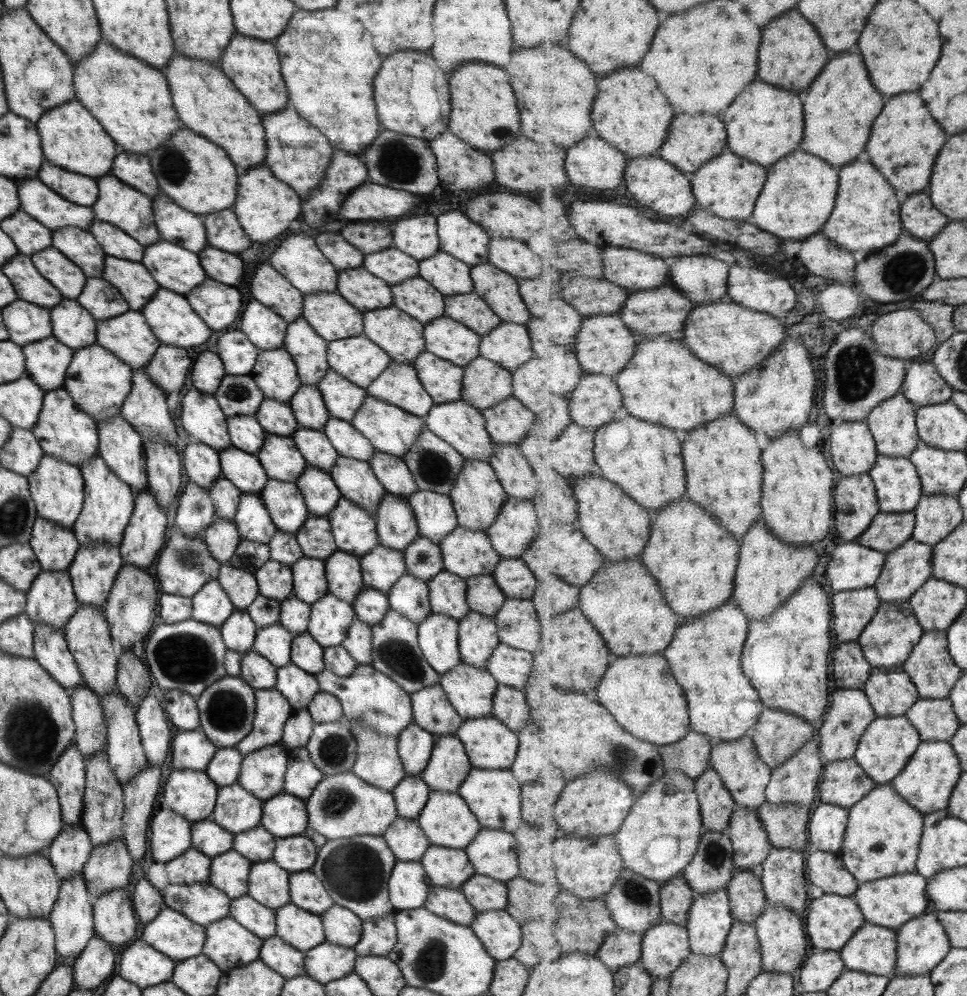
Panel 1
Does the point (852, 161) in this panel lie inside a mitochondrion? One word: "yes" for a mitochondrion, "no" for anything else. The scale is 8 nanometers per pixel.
no

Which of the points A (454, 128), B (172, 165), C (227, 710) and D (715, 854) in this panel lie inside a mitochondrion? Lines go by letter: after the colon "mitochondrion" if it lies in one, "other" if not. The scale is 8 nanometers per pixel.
A: other
B: mitochondrion
C: mitochondrion
D: mitochondrion

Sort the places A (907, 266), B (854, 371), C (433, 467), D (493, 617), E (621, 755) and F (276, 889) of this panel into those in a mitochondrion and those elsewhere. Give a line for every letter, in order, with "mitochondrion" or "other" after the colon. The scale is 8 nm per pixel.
A: mitochondrion
B: mitochondrion
C: mitochondrion
D: other
E: mitochondrion
F: other

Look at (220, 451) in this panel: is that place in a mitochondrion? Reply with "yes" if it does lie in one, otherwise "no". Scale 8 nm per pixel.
no

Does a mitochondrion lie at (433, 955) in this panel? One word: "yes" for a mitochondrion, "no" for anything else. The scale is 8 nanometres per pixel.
yes

